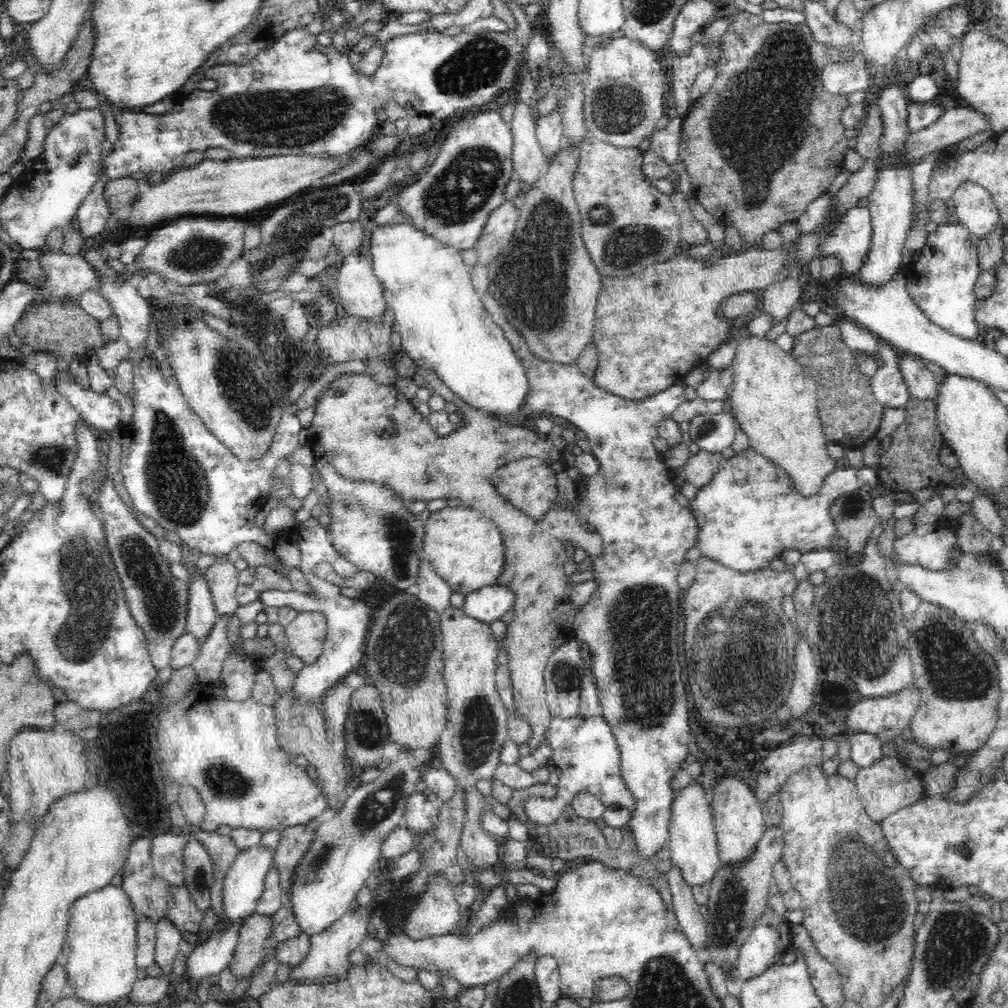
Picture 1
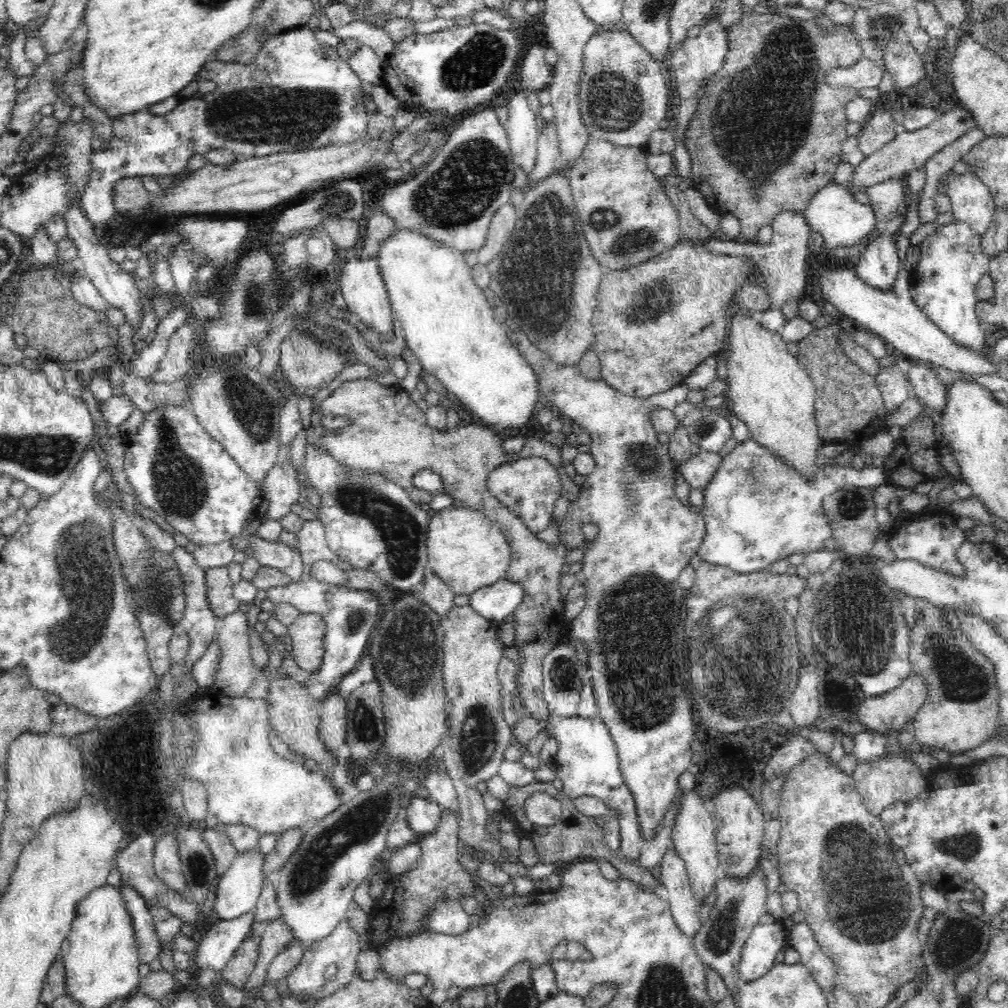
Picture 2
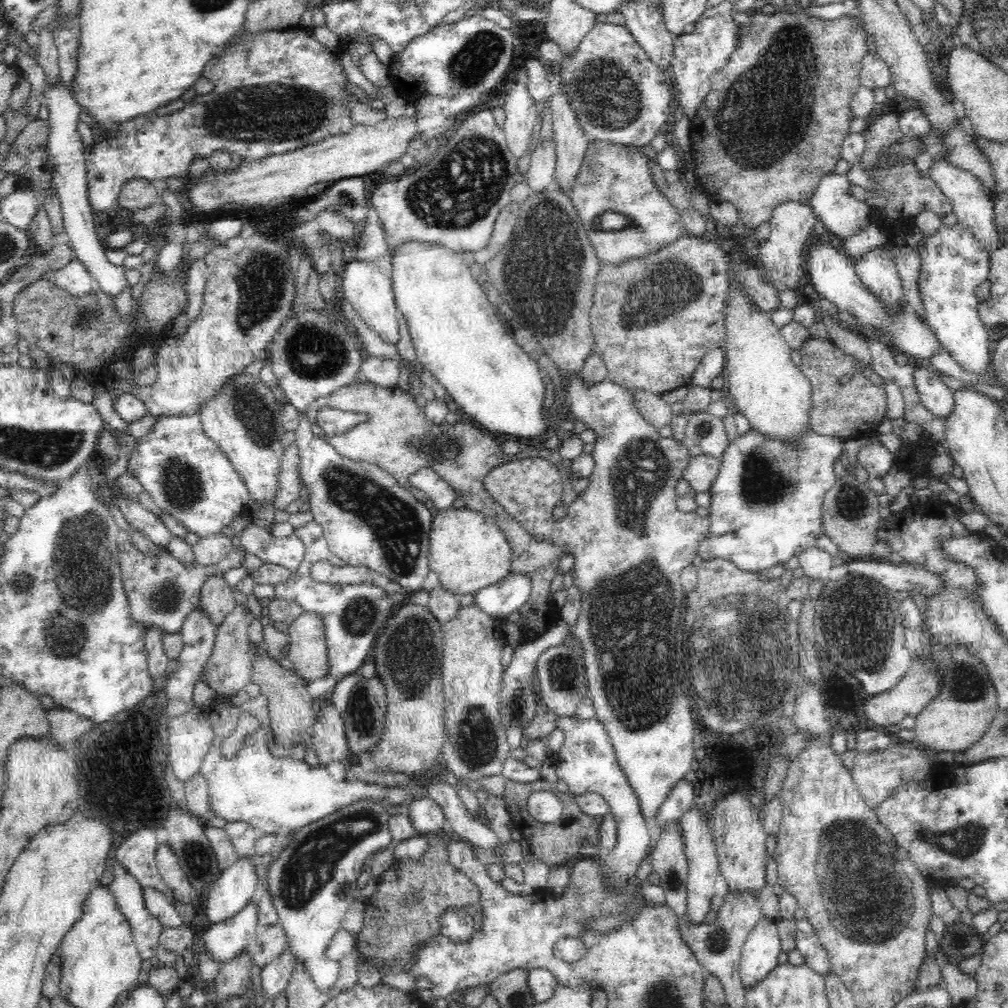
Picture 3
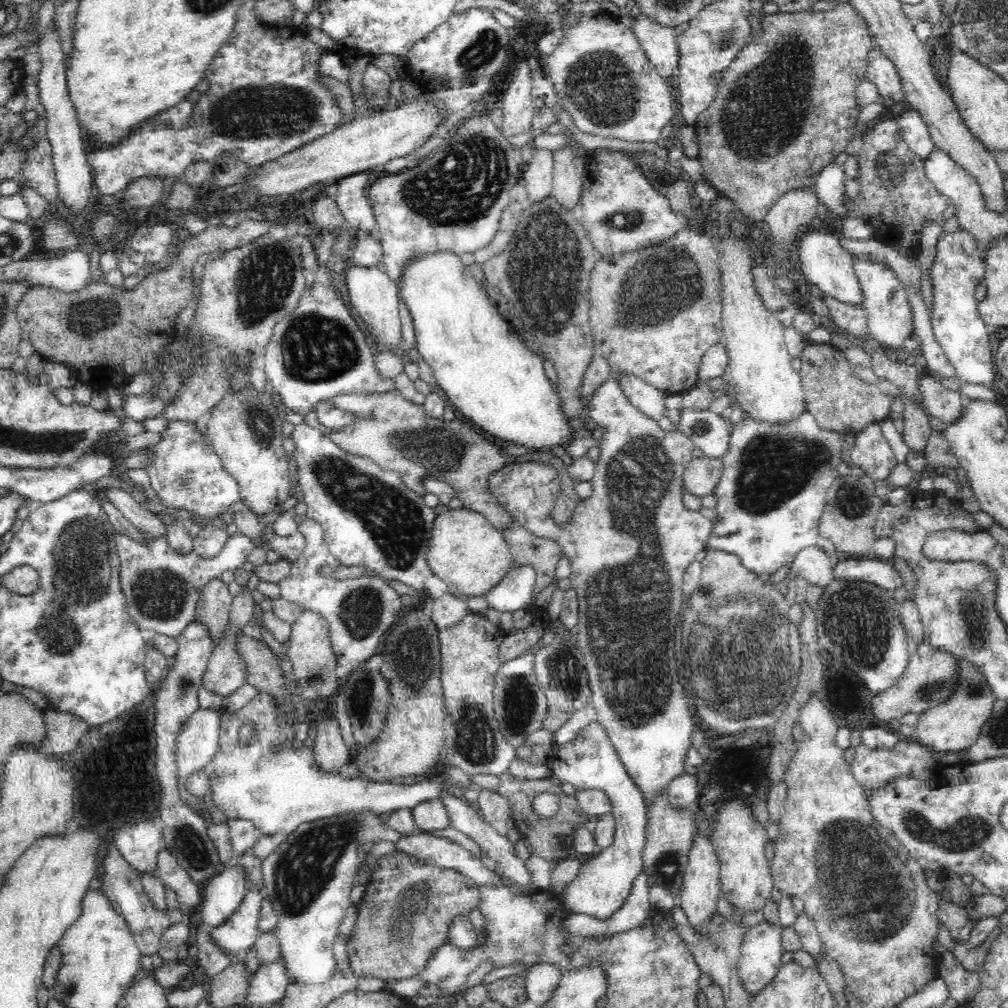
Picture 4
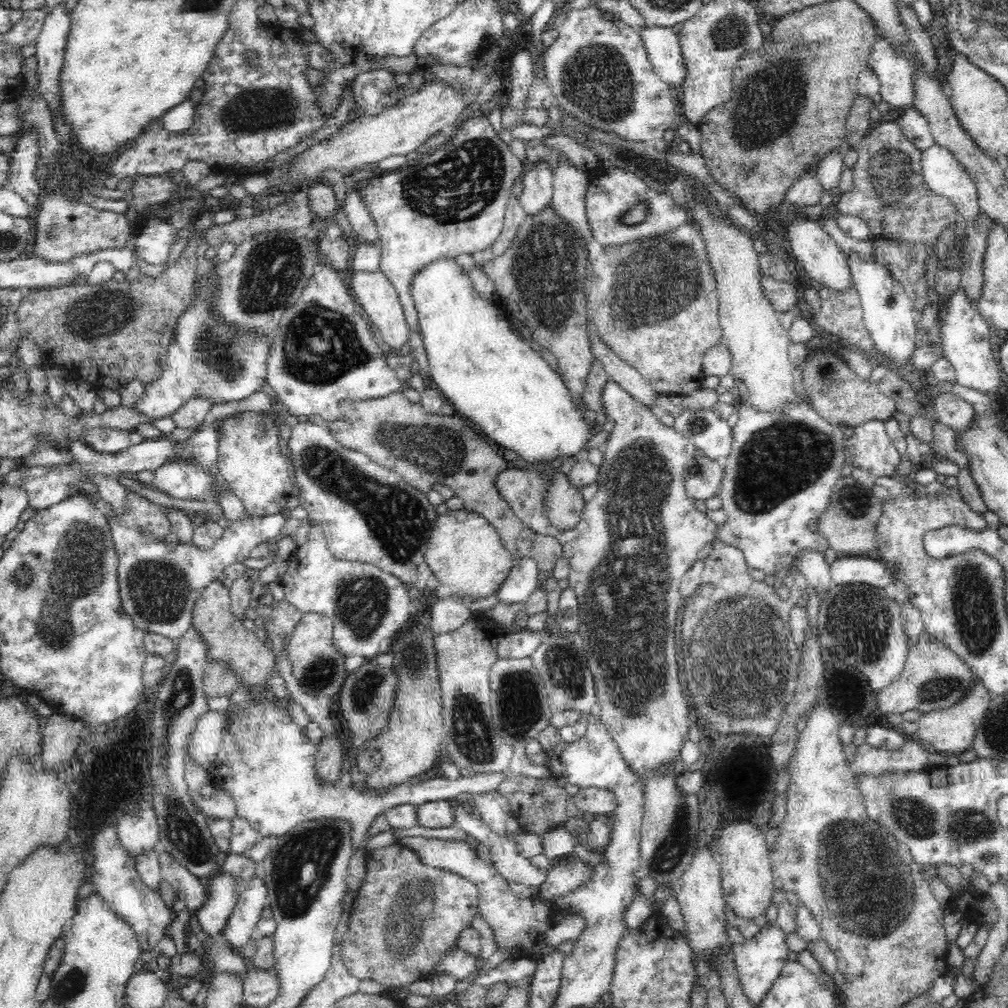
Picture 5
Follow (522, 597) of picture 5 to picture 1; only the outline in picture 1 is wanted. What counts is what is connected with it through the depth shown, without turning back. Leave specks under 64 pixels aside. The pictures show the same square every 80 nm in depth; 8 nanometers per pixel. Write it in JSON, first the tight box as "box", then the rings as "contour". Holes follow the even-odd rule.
{"box":[461,582,515,623],"contour":[[[498,582],[492,586],[484,586],[469,592],[461,608],[468,616],[480,622],[492,623],[500,620],[502,615],[513,608],[515,603],[515,590],[510,586],[502,586]]]}

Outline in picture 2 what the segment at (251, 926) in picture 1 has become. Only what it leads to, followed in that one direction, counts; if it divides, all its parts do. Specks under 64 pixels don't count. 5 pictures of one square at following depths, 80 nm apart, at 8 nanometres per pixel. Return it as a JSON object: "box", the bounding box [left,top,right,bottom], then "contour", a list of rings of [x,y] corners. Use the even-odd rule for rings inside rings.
{"box":[221,920,260,990],"contour":[[[255,920],[255,925],[252,926],[251,936],[239,946],[239,949],[235,953],[235,957],[231,959],[231,962],[222,970],[221,982],[227,982],[242,990],[247,978],[254,971],[257,956],[258,946],[260,942],[260,934],[256,931],[256,928],[260,926],[258,920]]]}

